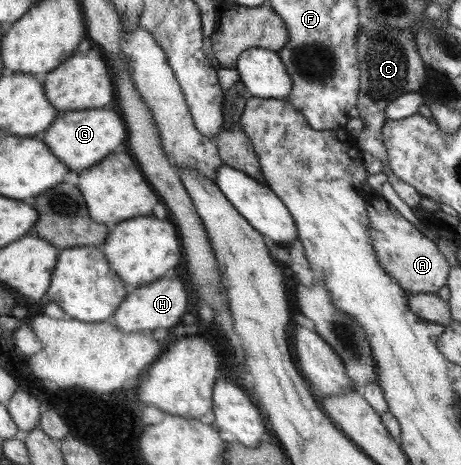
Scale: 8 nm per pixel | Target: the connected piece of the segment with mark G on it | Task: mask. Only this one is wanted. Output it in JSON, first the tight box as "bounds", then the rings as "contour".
{"bounds":[42,107,127,173],"contour":[[[103,107],[97,110],[74,110],[60,113],[54,120],[54,124],[46,131],[42,141],[69,167],[71,172],[79,173],[93,168],[107,155],[111,155],[119,144],[125,144],[123,142],[125,136],[127,136],[127,124],[121,113]]]}

